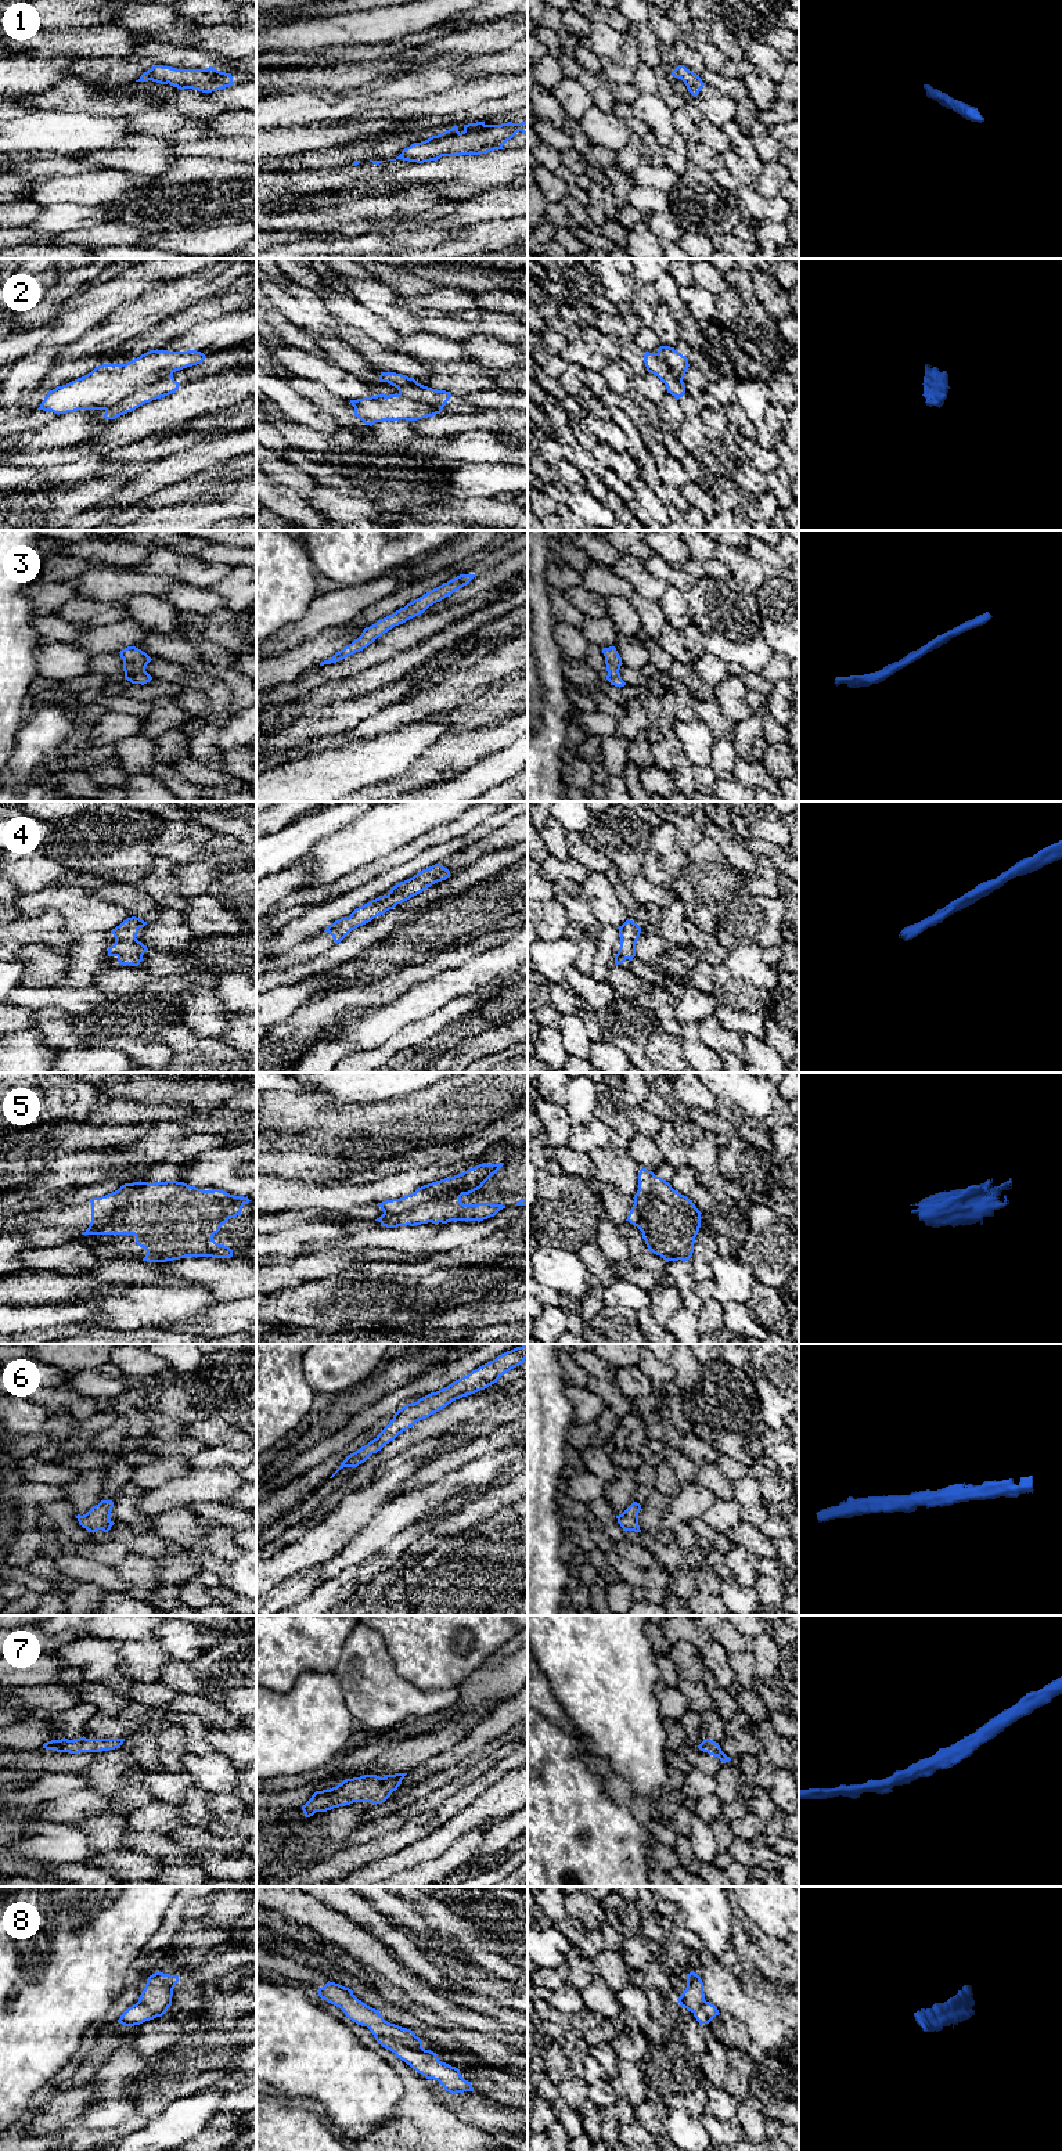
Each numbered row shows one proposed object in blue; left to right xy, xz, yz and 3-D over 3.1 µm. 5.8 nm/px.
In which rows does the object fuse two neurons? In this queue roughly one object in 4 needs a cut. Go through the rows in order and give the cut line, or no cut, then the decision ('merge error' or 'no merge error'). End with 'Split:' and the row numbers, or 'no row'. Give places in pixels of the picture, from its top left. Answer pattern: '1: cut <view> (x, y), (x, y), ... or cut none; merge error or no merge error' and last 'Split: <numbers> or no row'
1: cut none; no merge error
2: cut xy (172, 373), (134, 386), (105, 410); merge error
3: cut none; no merge error
4: cut none; no merge error
5: cut none; no merge error
6: cut none; no merge error
7: cut none; no merge error
8: cut none; no merge error
Split: 2

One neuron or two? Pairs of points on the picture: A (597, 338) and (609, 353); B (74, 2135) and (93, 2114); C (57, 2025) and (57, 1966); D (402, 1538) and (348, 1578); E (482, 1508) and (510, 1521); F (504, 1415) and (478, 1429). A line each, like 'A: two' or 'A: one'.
A: one
B: two
C: one
D: one
E: two
F: one

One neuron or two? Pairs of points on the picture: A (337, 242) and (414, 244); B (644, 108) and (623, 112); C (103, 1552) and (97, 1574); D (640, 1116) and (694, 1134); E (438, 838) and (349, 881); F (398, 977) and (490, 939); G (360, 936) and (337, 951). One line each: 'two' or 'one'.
A: one
B: two
C: two
D: two
E: one
F: one
G: one

